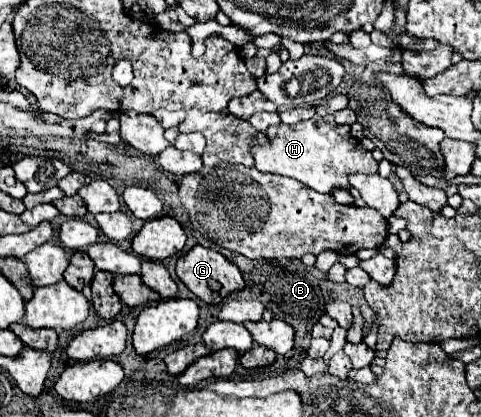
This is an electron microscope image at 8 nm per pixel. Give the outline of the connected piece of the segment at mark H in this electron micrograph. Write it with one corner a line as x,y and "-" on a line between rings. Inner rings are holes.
314,116
294,126
278,124
268,128
266,136
270,138
268,146
252,148
256,168
260,172
272,172
294,178
320,194
332,194
336,188
350,190
350,174
378,172
378,162
372,158
372,152
362,148
362,144
352,138
348,124
336,124
332,116

